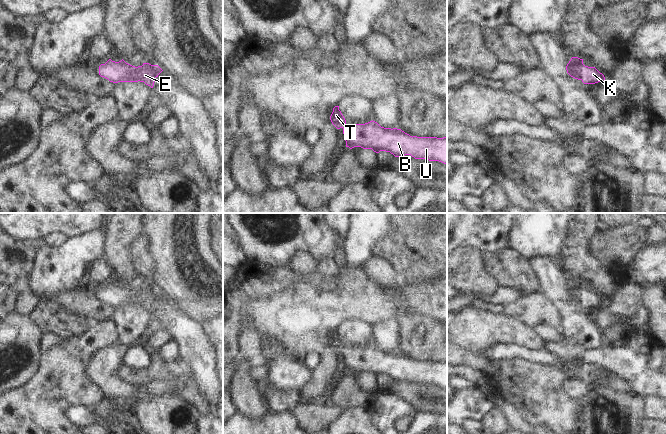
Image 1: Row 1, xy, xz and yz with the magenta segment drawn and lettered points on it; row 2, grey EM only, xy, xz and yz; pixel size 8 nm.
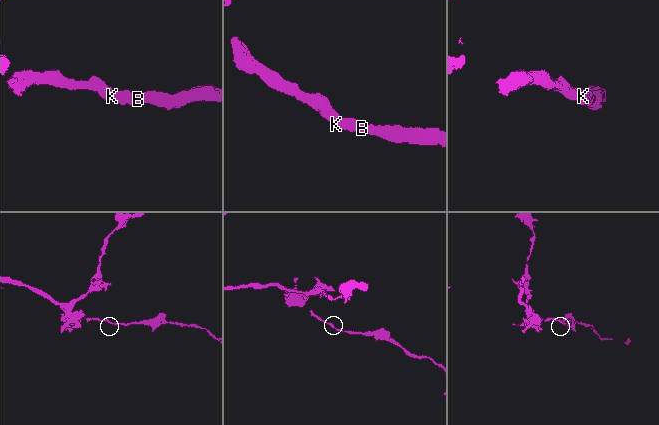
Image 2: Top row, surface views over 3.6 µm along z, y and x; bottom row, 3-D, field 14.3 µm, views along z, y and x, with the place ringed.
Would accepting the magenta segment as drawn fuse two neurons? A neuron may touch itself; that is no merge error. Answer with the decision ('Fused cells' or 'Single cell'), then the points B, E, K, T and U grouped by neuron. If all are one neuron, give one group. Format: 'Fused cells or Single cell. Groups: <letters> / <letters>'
Single cell. Groups: B E K T U

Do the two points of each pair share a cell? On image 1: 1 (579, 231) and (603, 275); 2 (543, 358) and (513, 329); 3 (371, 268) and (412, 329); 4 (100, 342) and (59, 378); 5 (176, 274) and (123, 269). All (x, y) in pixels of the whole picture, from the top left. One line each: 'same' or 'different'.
1: same
2: different
3: same
4: same
5: different

